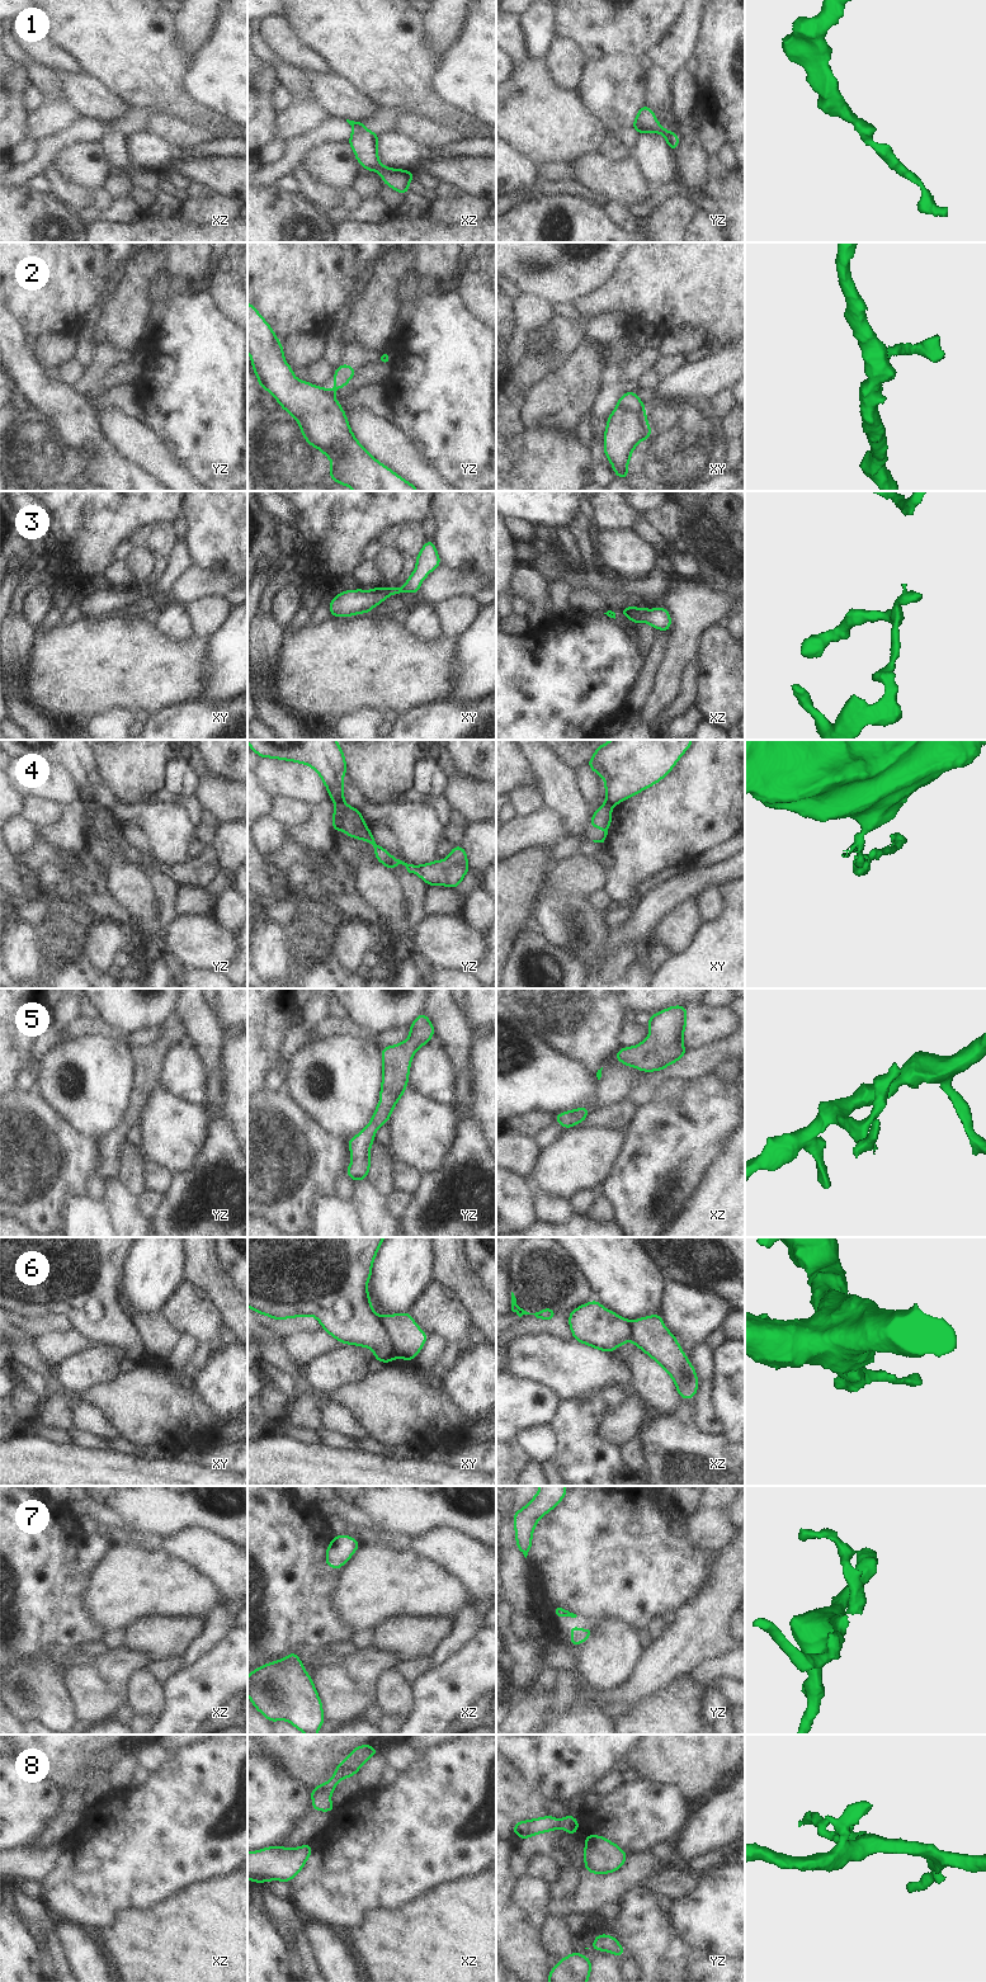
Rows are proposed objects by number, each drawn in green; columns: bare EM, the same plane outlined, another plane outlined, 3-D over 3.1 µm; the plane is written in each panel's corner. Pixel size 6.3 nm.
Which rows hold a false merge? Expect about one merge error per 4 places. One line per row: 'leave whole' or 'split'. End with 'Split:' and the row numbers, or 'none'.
1: leave whole
2: split
3: leave whole
4: split
5: leave whole
6: split
7: leave whole
8: leave whole
Split: 2, 4, 6

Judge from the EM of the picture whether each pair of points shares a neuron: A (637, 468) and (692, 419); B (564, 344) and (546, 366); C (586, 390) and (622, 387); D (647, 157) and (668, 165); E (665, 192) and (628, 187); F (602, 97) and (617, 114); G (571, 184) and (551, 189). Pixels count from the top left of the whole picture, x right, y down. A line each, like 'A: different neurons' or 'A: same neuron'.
A: same neuron
B: same neuron
C: different neurons
D: same neuron
E: different neurons
F: same neuron
G: same neuron

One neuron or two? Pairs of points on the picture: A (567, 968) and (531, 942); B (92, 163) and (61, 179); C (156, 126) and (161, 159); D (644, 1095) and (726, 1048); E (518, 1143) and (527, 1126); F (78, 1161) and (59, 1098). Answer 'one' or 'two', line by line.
A: one
B: two
C: two
D: one
E: two
F: two

